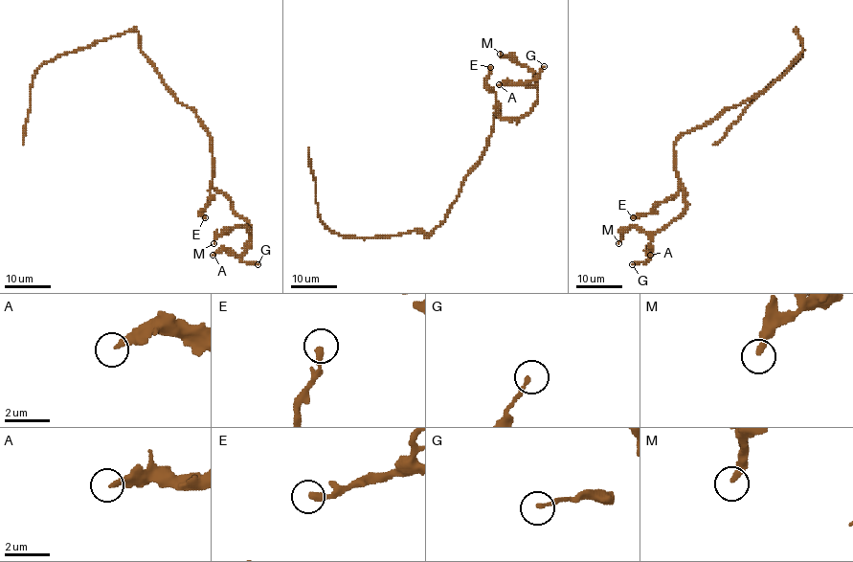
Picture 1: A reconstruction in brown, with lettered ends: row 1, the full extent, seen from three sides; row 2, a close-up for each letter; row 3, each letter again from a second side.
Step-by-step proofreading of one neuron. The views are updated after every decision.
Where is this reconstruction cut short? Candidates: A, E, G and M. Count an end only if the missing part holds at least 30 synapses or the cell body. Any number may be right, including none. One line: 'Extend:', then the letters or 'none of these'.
Extend: none of these

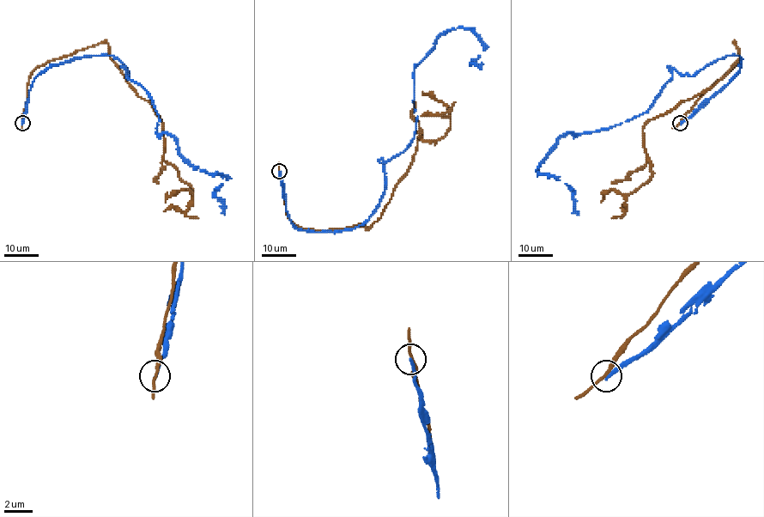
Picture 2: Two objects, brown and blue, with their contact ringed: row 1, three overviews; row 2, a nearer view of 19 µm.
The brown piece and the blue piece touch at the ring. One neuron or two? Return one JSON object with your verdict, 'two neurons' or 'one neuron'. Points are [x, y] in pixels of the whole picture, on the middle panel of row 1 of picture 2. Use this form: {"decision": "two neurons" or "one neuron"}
{"decision": "two neurons"}

